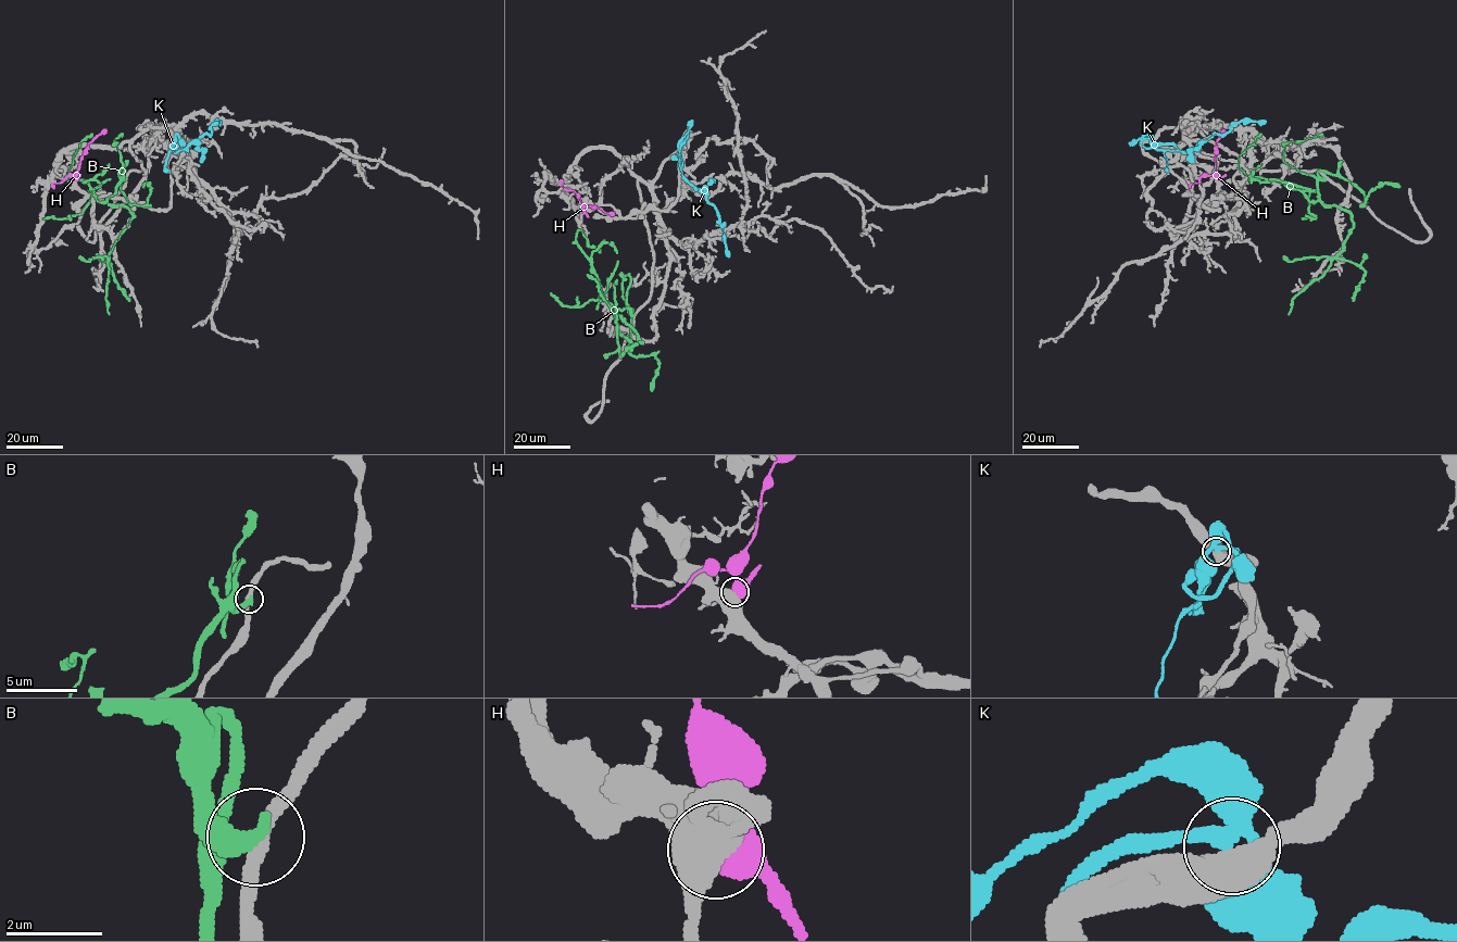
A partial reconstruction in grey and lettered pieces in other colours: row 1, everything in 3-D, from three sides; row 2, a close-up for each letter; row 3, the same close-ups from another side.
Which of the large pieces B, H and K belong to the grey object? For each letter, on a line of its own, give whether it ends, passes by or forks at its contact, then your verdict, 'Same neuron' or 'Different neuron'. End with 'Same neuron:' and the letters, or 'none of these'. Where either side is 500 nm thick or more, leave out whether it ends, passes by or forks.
B: It ends there. Different neuron
H: Different neuron
K: Different neuron
Same neuron: none of these

